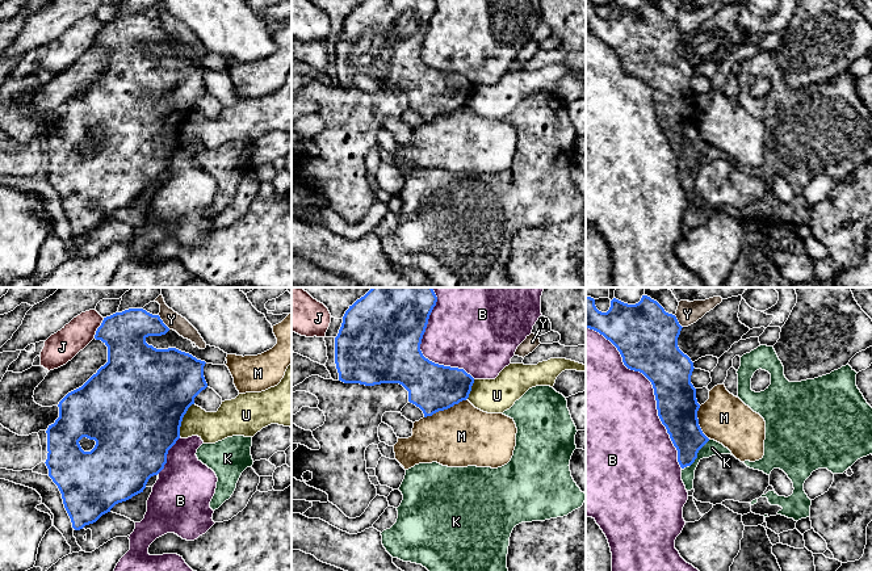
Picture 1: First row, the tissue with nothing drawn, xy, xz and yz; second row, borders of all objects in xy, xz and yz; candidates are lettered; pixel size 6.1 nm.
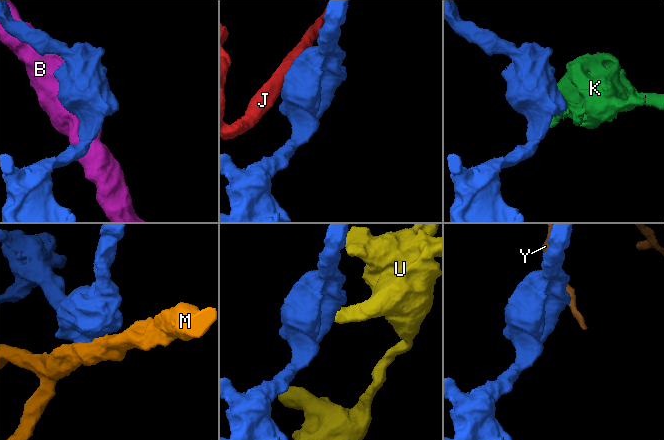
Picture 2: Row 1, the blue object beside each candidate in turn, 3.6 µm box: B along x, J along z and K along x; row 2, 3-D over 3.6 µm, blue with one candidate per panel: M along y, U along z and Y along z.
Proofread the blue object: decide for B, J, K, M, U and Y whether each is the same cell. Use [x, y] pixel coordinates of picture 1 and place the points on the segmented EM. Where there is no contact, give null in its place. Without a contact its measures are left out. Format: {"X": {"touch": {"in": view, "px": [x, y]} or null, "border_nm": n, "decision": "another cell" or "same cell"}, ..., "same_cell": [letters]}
{"B": {"touch": {"in": "yz", "px": [653, 387]}, "border_nm": 1050, "decision": "another cell"}, "J": {"touch": {"in": "xy", "px": [97, 328]}, "border_nm": 140, "decision": "another cell"}, "K": {"touch": {"in": "yz", "px": [697, 452]}, "border_nm": 220, "decision": "another cell"}, "M": {"touch": {"in": "xz", "px": [445, 408]}, "border_nm": 300, "decision": "another cell"}, "U": {"touch": {"in": "xy", "px": [181, 420]}, "border_nm": 220, "decision": "another cell"}, "Y": {"touch": {"in": "xy", "px": [162, 322]}, "border_nm": 120, "decision": "another cell"}, "same_cell": []}

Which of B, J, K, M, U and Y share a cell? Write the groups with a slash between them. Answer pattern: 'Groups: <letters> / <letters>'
Groups: B / J / K / M / U / Y

